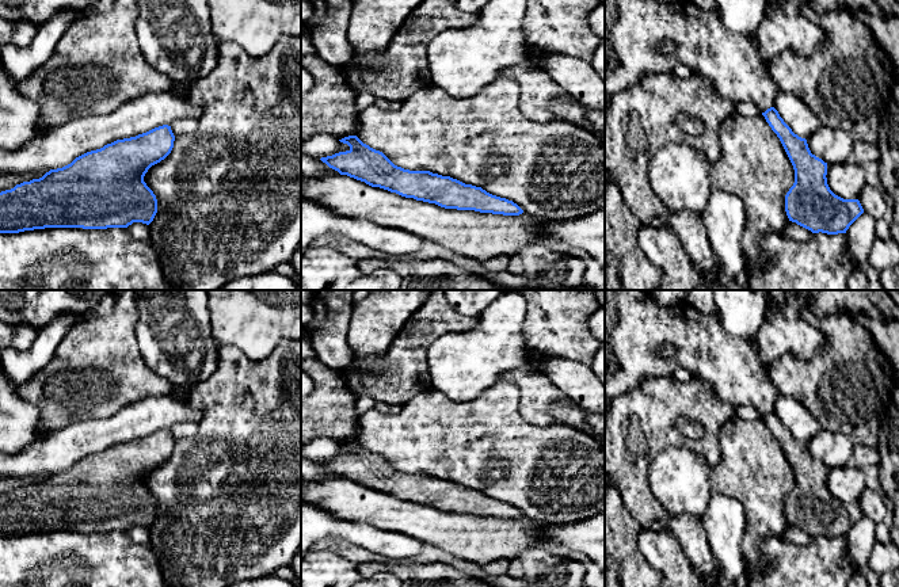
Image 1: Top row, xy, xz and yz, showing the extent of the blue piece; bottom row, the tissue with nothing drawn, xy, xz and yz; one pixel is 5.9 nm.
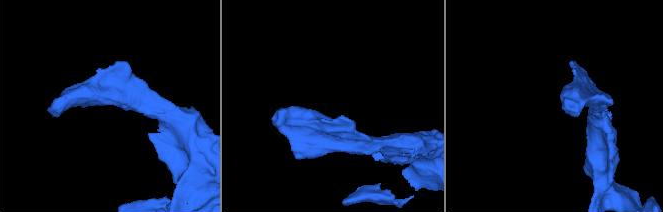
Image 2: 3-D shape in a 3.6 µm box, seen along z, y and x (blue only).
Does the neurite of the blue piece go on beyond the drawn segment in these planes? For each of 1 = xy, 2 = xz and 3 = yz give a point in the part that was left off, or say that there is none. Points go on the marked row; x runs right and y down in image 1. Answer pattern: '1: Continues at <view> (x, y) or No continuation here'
1: No continuation here
2: No continuation here
3: No continuation here

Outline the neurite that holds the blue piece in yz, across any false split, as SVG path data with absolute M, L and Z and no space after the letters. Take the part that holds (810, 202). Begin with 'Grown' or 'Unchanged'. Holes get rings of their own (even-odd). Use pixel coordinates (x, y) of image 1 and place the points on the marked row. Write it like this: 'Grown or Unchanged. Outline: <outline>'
Unchanged. Outline: M774 107L762 113L780 138L795 169L795 183L785 195L789 221L812 233L846 233L864 213L858 199L843 199L827 184L827 163L811 153L807 140L784 122Z

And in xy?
Unchanged. Outline: M163 125L87 152L62 168L50 169L39 179L1 191L0 233L45 228L127 228L133 222L149 225L157 213L157 199L144 176L152 165L171 153L174 141L171 126Z

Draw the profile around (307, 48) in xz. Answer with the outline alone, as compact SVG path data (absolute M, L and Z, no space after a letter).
M301 22L301 58L308 54L315 54L315 47L309 39L305 23Z

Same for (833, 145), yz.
M824 126L818 127L807 138L811 153L822 159L827 165L849 161L853 141L845 130Z

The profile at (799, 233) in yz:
M789 221L782 232L782 235L786 235L792 237L796 241L808 241L812 239L814 233L796 222Z

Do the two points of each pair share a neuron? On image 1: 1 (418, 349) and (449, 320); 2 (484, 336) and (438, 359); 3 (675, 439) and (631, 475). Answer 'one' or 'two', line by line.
1: one
2: one
3: one

